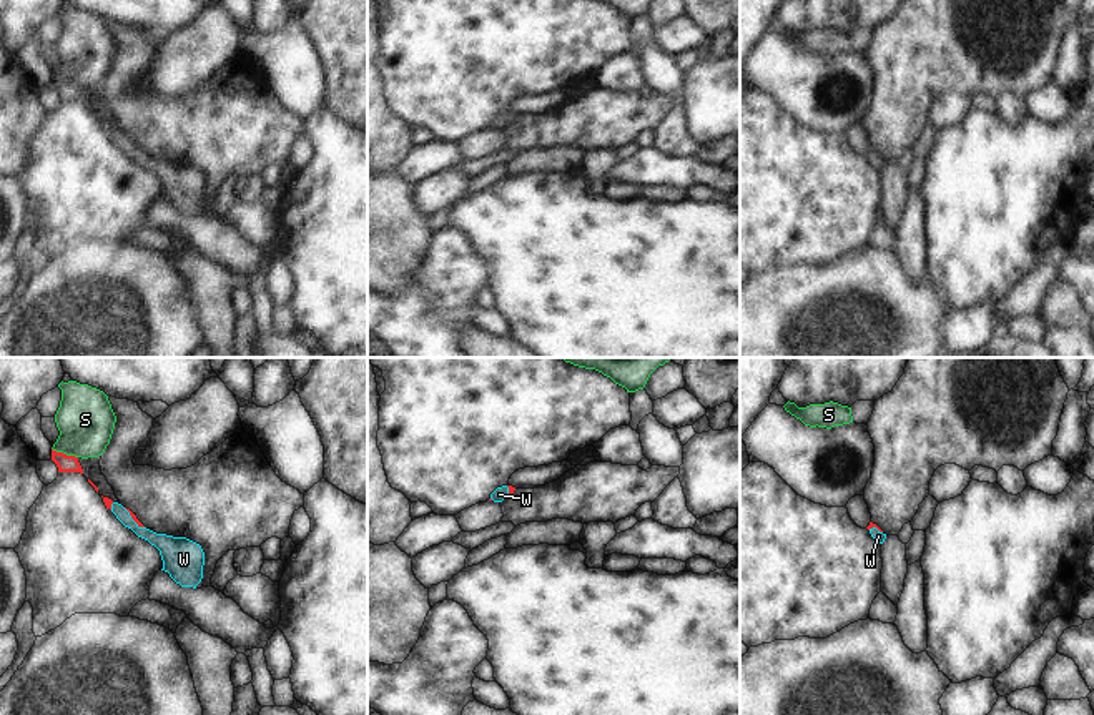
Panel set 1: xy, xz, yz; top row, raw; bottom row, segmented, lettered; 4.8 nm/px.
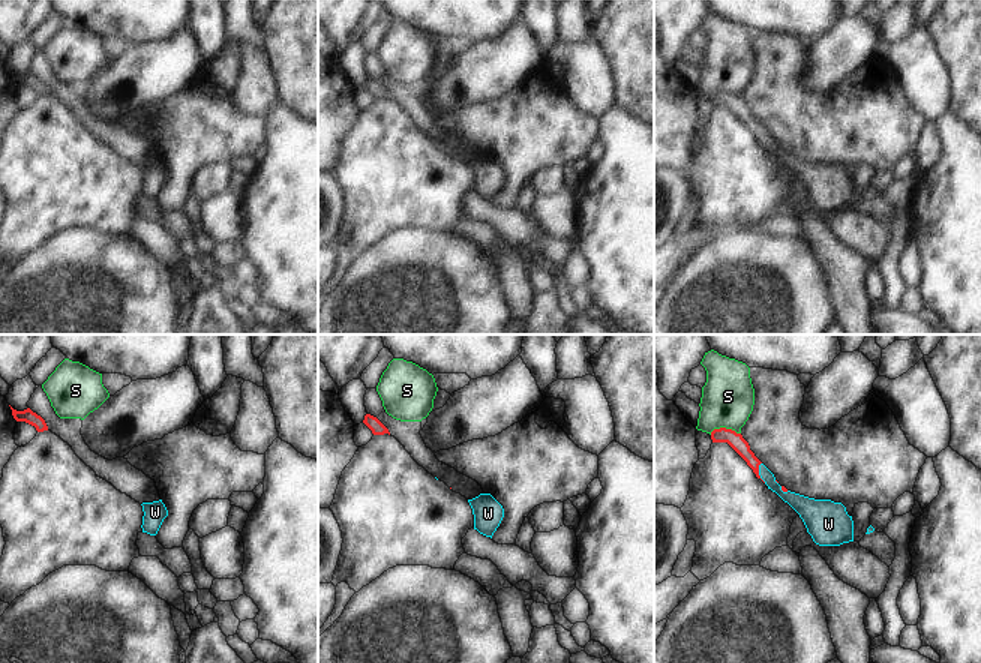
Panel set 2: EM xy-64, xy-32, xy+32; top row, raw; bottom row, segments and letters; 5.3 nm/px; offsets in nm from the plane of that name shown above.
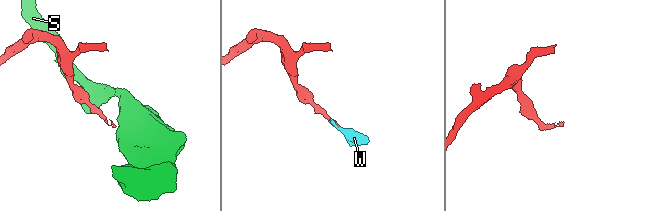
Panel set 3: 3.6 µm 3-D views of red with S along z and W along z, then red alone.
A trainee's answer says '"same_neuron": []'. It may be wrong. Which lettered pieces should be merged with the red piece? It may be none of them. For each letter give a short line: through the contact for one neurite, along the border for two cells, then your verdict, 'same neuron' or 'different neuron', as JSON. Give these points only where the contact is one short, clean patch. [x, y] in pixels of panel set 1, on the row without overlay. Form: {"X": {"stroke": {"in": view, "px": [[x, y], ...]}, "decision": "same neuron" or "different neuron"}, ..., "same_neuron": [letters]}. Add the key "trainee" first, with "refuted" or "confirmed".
{"trainee": "refuted", "S": {"stroke": {"in": "xy", "px": [[52, 75], [77, 85]]}, "decision": "different neuron"}, "W": {"stroke": {"in": "xy", "px": [[132, 142], [133, 147], [143, 160], [173, 178]]}, "decision": "same neuron"}, "same_neuron": ["W"]}

